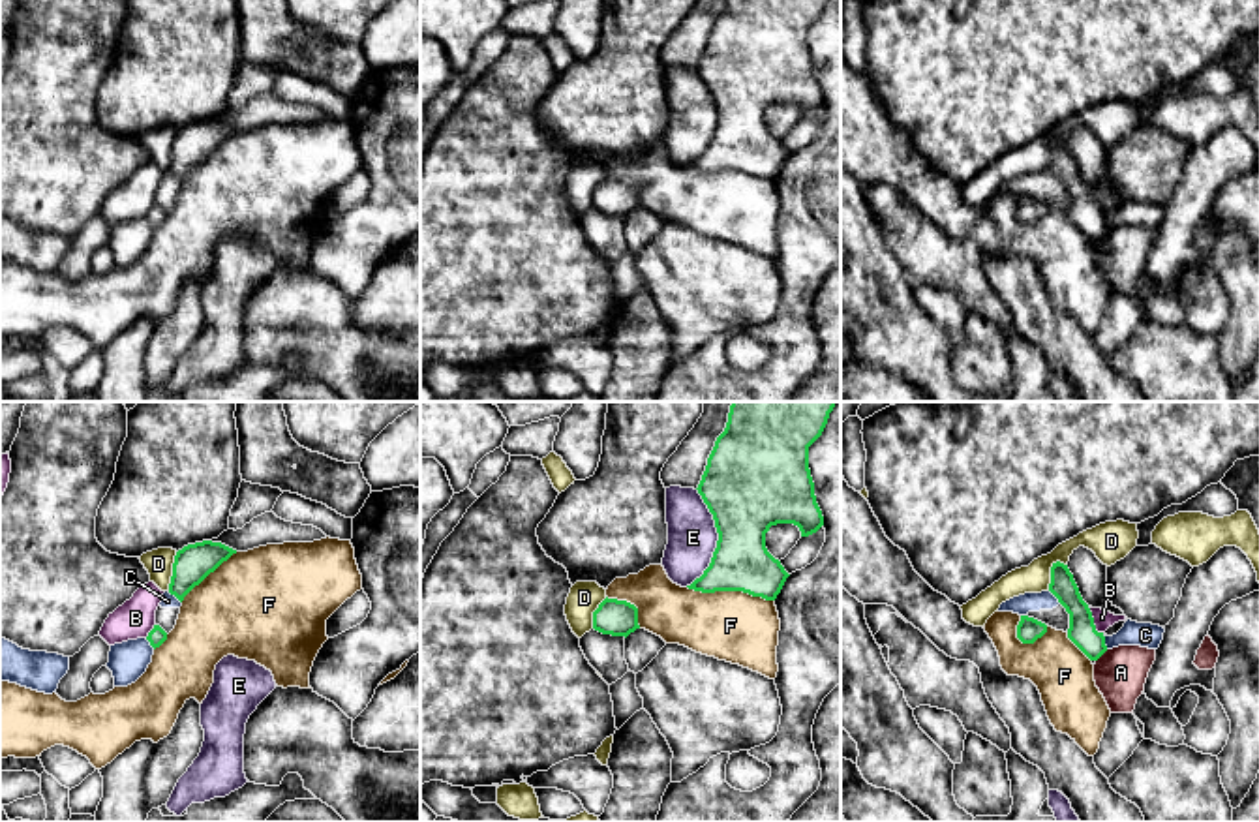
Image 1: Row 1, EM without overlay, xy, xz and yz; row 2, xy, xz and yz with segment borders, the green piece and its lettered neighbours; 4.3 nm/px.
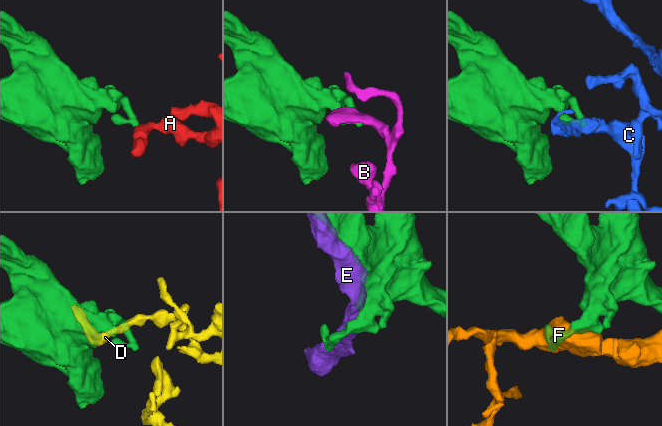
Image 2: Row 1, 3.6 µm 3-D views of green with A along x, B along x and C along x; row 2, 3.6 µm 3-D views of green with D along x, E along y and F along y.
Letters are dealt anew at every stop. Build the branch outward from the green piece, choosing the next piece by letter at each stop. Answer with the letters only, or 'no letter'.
no letter

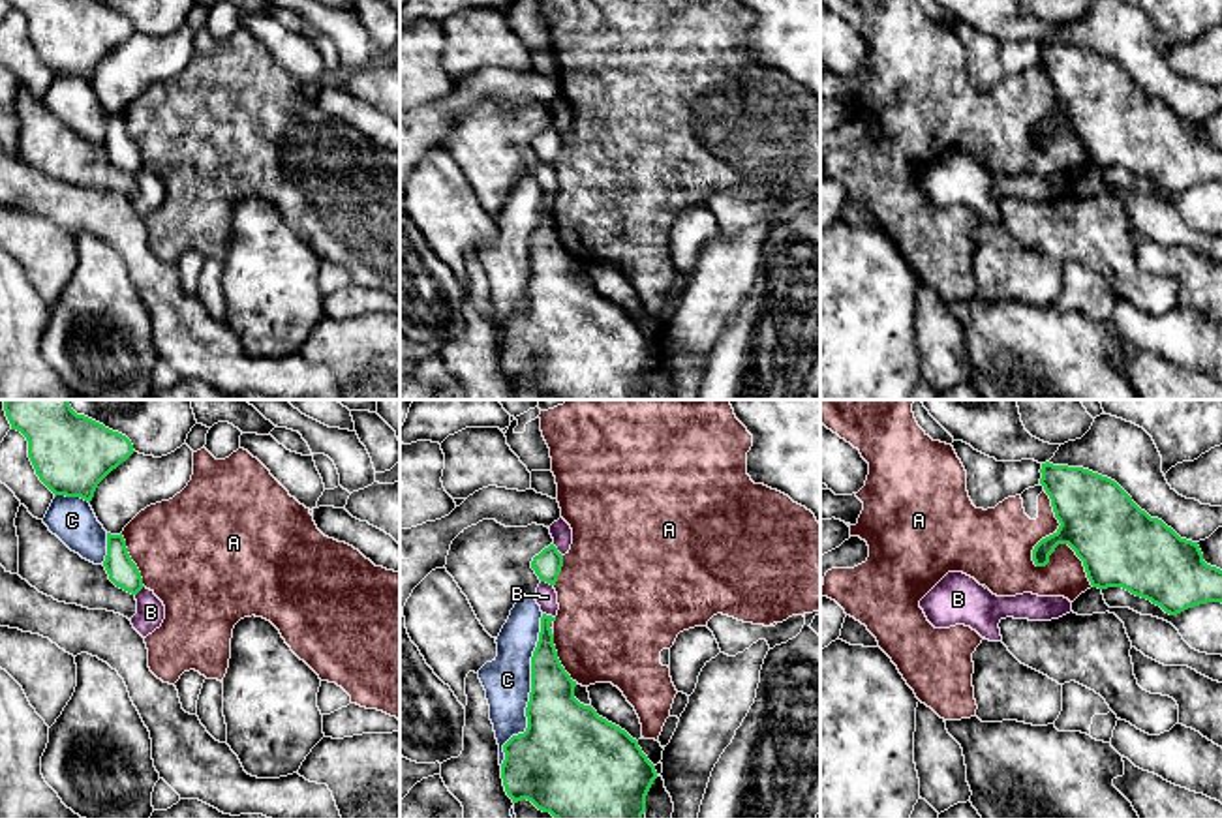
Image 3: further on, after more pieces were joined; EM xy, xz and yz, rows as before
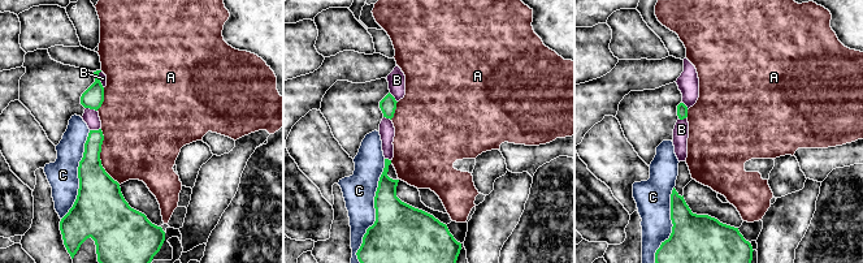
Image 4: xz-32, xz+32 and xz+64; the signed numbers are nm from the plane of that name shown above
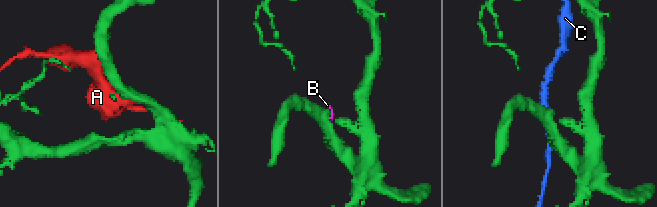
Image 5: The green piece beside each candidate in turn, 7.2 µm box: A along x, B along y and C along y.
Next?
no letter

